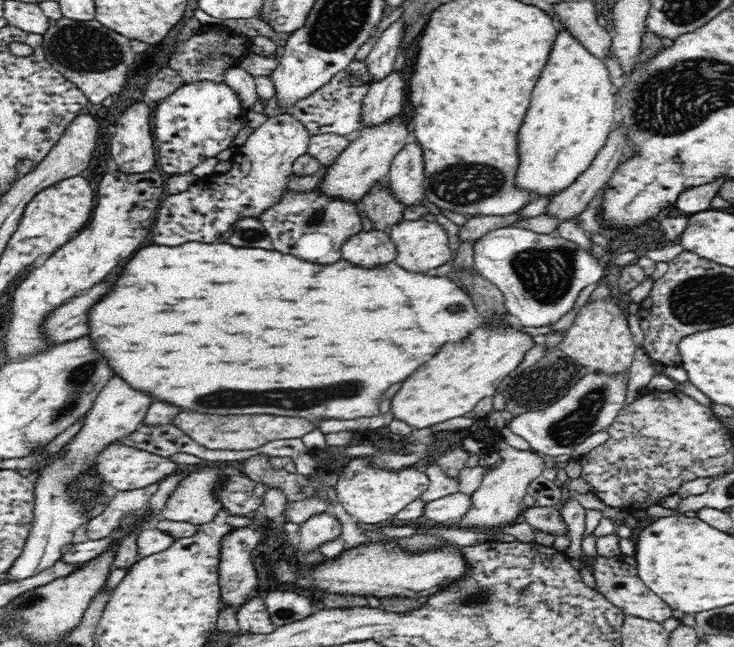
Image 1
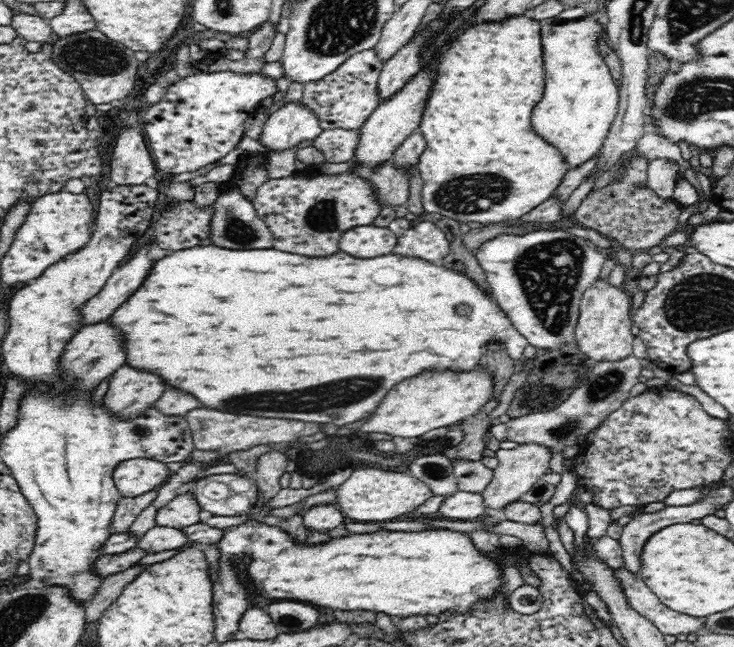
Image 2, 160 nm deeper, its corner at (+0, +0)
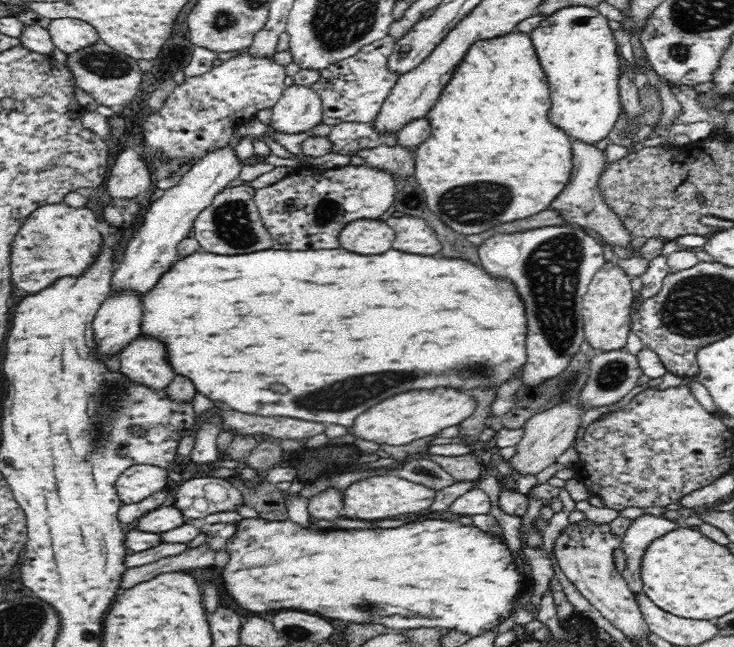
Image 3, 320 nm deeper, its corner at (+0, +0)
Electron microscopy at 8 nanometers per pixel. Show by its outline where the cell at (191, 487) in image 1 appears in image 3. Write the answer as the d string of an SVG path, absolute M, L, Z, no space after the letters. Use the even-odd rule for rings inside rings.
M176 505L158 507L136 518L136 527L140 532L163 533L186 524L184 515Z

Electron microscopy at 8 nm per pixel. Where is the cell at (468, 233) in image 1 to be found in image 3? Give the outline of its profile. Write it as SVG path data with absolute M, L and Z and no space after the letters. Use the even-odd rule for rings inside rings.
M572 140L571 147L573 171L568 184L552 202L551 208L557 210L569 224L594 230L612 246L629 250L631 254L638 253L638 250L632 246L631 232L623 225L620 217L608 207L599 187L600 177L608 166L605 151L598 149L595 144L588 144L583 140Z

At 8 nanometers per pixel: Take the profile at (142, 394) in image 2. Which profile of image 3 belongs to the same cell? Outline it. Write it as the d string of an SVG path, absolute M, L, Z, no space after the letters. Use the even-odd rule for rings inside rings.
M138 336L119 353L121 371L138 384L162 388L174 378L166 360L166 346L150 336Z

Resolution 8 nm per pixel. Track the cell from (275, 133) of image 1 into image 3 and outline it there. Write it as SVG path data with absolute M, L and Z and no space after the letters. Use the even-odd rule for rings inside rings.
M292 83L271 108L272 130L288 134L304 132L323 119L322 99L311 86Z

